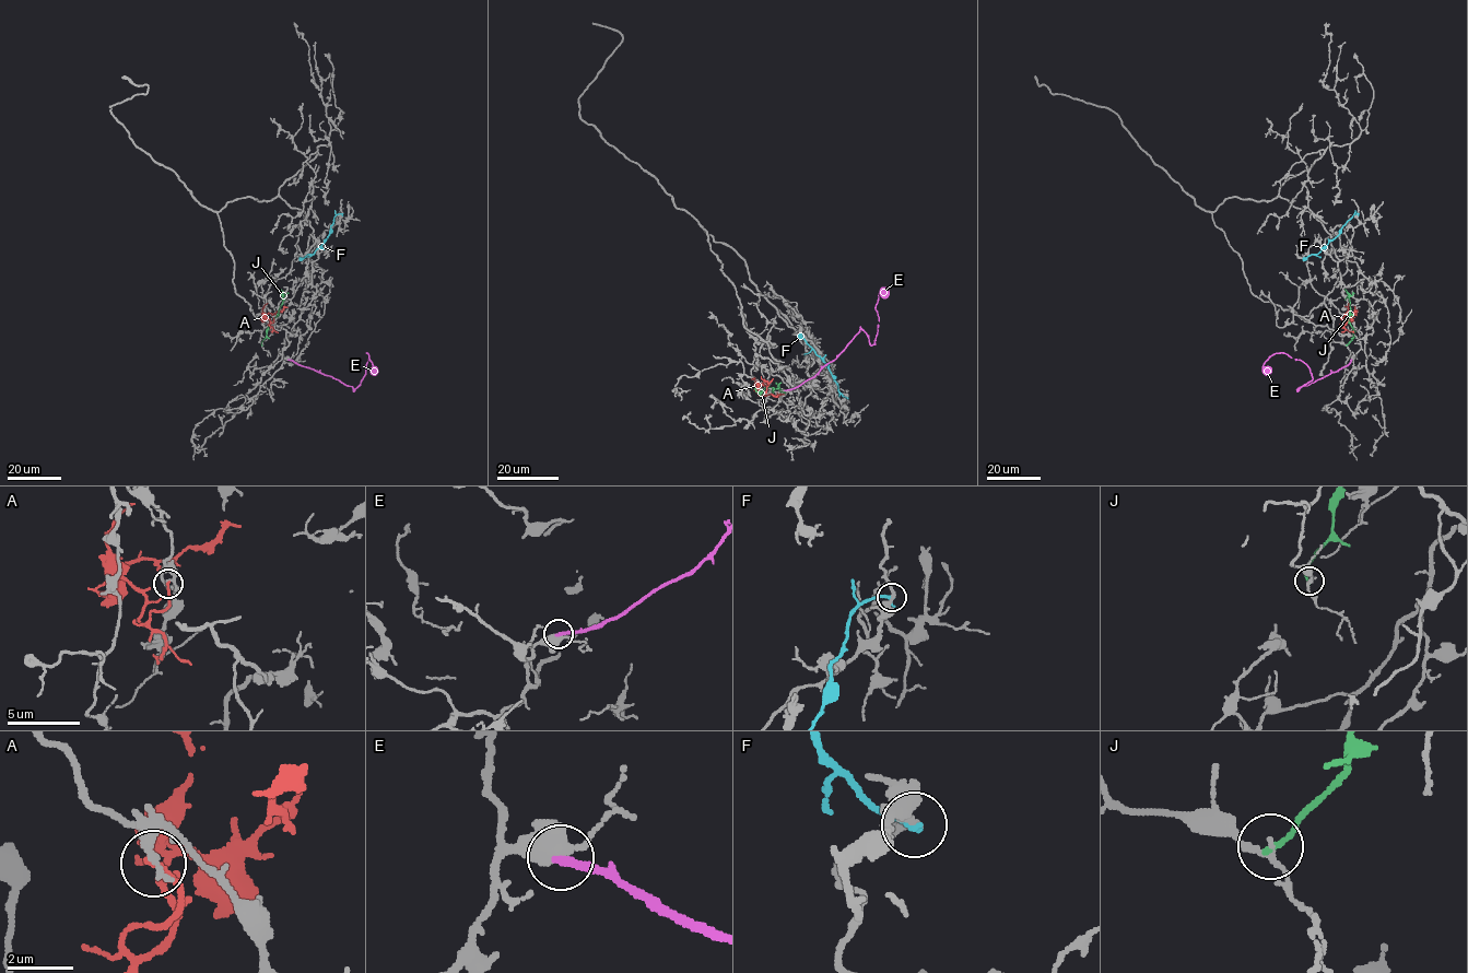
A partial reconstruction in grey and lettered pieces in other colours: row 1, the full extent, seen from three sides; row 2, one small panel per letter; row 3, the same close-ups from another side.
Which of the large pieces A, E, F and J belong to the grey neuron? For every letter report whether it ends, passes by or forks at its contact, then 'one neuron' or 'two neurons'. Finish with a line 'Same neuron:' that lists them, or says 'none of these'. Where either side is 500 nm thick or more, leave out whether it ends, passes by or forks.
A: it ends there; two neurons
E: it ends there; two neurons
F: it ends there; two neurons
J: it ends there; two neurons
Same neuron: none of these

